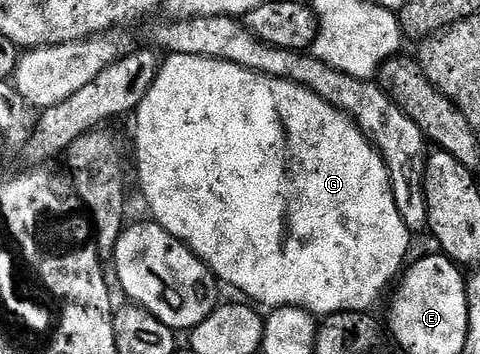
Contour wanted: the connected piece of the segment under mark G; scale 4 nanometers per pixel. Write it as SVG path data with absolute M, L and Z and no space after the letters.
M170 53L168 57L162 61L161 70L155 76L155 84L147 88L147 96L143 96L135 111L137 178L141 181L145 202L153 213L150 214L152 221L175 236L184 246L188 246L194 256L209 267L218 283L225 285L226 282L227 285L234 286L239 293L250 298L246 298L250 303L258 307L298 306L314 316L368 311L368 306L375 305L377 297L388 288L389 281L391 286L394 279L402 273L406 265L405 257L409 254L409 238L411 239L407 224L403 224L403 216L399 216L399 208L395 204L389 183L389 173L377 147L365 137L364 132L345 111L336 110L330 102L298 82L273 78L270 74L260 74L218 58L174 53Z

